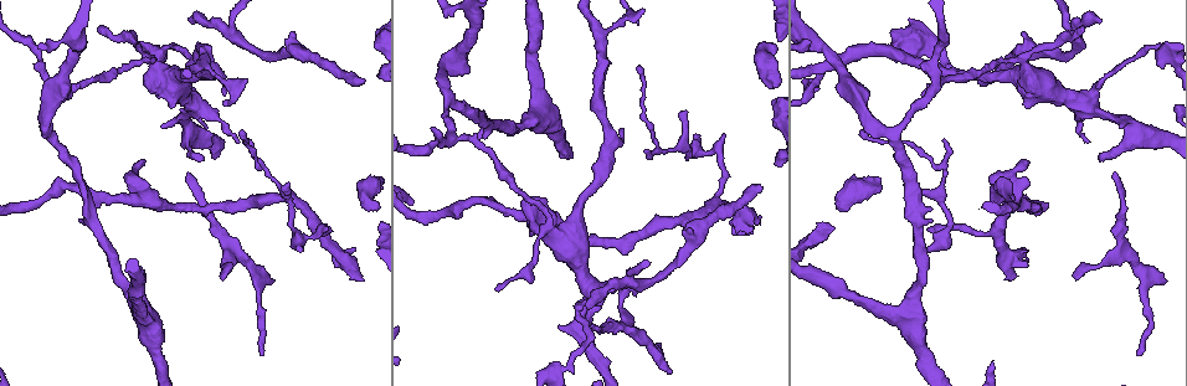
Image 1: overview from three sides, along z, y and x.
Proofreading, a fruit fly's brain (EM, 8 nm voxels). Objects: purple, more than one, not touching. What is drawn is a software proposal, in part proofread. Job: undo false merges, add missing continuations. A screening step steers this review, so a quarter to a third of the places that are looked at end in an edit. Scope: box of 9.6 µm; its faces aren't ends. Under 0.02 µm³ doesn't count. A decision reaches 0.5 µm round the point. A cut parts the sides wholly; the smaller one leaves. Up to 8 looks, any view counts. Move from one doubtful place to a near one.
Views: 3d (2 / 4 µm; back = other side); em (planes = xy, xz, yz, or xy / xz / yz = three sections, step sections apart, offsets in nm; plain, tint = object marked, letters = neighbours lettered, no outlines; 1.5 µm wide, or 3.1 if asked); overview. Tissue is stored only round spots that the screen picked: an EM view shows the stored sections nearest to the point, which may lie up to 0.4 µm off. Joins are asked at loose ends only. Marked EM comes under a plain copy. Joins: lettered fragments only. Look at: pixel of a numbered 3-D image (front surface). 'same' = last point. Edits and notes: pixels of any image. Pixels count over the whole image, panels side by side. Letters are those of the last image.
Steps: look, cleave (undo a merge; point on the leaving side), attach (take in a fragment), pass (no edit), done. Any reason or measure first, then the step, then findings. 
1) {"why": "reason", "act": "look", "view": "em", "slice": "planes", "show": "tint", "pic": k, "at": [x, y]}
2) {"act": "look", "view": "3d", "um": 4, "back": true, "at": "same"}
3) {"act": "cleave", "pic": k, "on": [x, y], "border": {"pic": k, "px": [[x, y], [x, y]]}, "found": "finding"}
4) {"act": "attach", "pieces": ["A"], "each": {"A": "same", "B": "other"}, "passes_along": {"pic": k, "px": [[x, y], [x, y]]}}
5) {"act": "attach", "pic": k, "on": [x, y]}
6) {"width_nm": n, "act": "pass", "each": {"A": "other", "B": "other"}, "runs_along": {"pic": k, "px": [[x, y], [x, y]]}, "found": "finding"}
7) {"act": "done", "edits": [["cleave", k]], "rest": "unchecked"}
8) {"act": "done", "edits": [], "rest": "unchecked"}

{"why": "a fork", "act": "look", "view": "3d", "um": 2, "pic": 1, "at": [930, 90]}

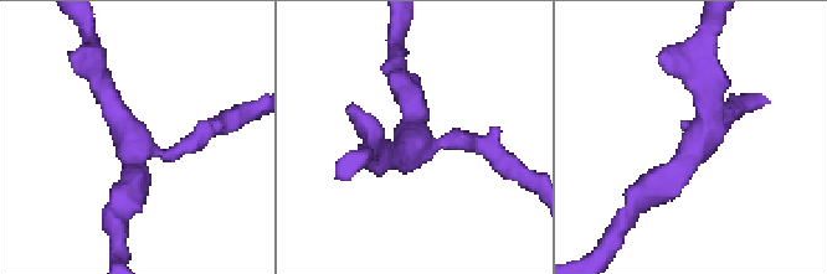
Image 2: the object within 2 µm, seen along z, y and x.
{"arms": 3, "act": "look", "view": "em", "slice": "xy", "step": 4, "show": "tint", "pic": 2, "at": [418, 141]}

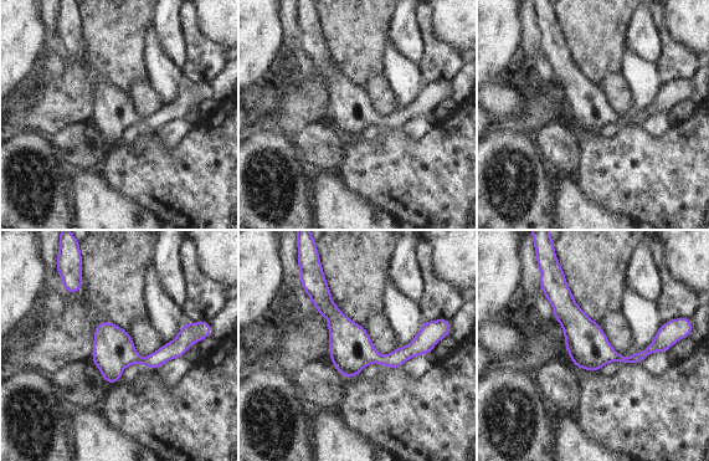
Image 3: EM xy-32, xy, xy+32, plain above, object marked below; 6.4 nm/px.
{"why": "cut it another way", "act": "look", "view": "em", "slice": "planes", "show": "letters", "at": "same"}

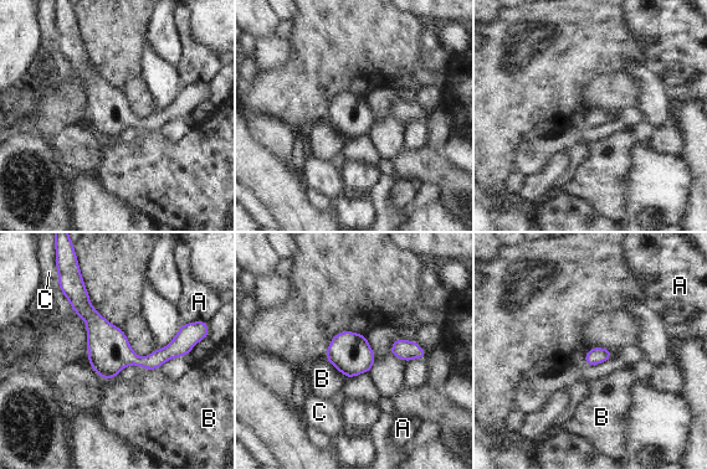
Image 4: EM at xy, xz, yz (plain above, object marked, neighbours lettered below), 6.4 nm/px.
{"act": "pass", "each": {"A": "other", "B": "other", "C": "other"}, "border": {"pic": 4, "px": [[324, 359], [347, 379]]}, "found": "all the same neuron"}

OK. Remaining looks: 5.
{"why": "an open end", "act": "look", "view": "em", "slice": "xz", "step": 4, "show": "letters", "pic": 1, "at": [1100, 19]}

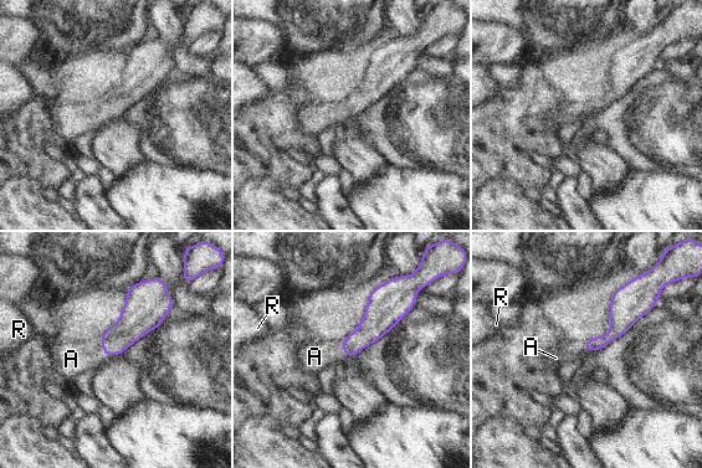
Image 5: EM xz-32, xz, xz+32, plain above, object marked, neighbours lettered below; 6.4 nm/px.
{"act": "attach", "pic": 5, "on": [71, 359], "each": {"A": "same", "R": "other"}, "passes_along": {"pic": 5, "px": [[132, 325], [102, 346], [71, 359]]}, "found": "it goes on there"}

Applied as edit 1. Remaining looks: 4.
{"why": "see it whole again", "act": "look", "view": "overview"}

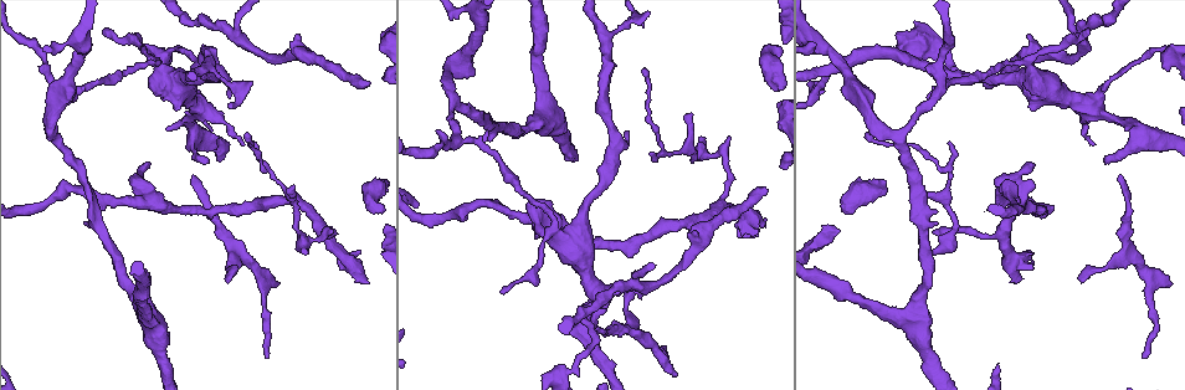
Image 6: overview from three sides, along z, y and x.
{"why": "free end", "act": "look", "view": "em", "slice": "xz", "step": 4, "show": "tint", "pic": 6, "at": [1027, 250]}

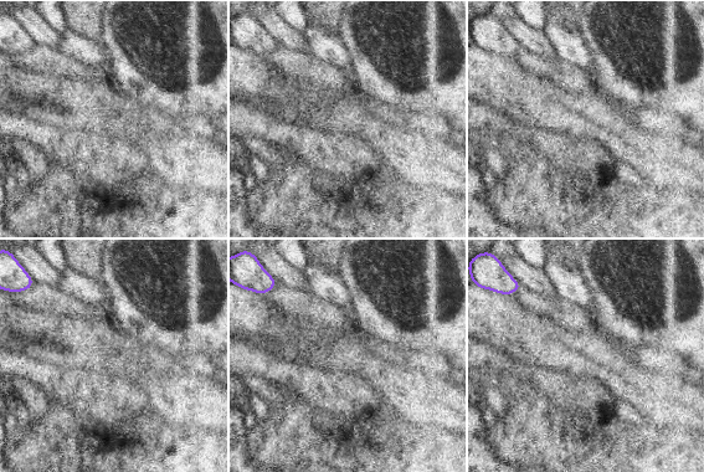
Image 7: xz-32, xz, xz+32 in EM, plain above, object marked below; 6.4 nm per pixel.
{"why": "cut it another way", "act": "look", "view": "em", "slice": "planes", "show": "tint", "at": "same"}

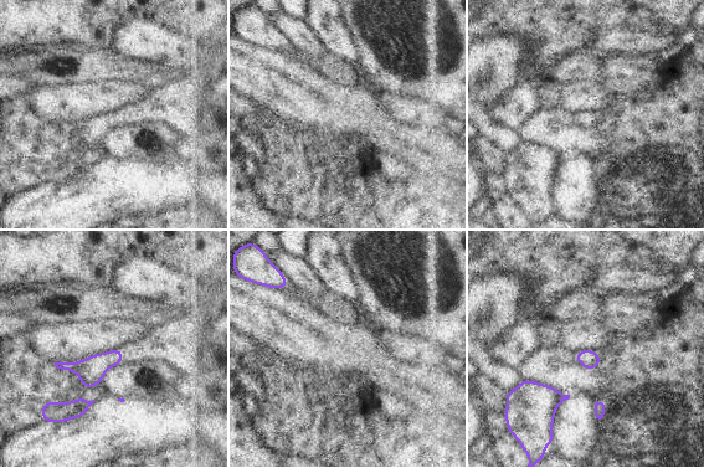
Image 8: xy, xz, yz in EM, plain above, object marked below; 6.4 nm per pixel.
{"act": "look", "view": "em", "slice": "planes", "show": "letters", "at": "same"}

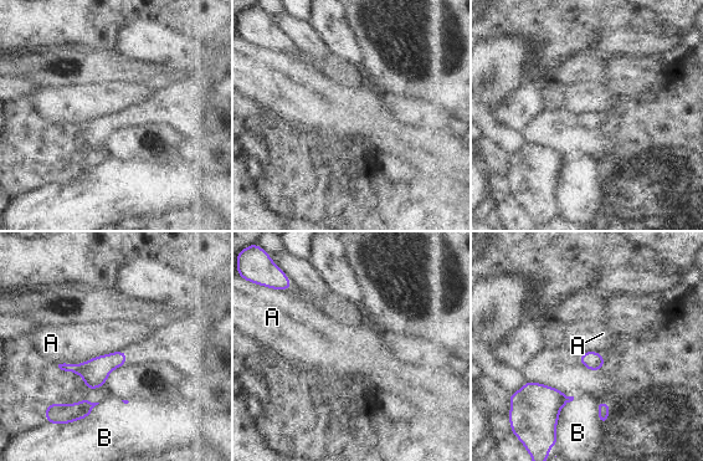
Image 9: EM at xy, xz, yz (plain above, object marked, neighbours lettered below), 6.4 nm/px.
{"act": "pass", "each": {"A": "other", "B": "other"}, "border": {"pic": 9, "px": [[91, 358], [81, 363], [58, 364]]}, "found": "none of them fits"}

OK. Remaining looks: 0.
{"act": "done", "edits": [["attach", 5]], "rest": "unchecked"}

